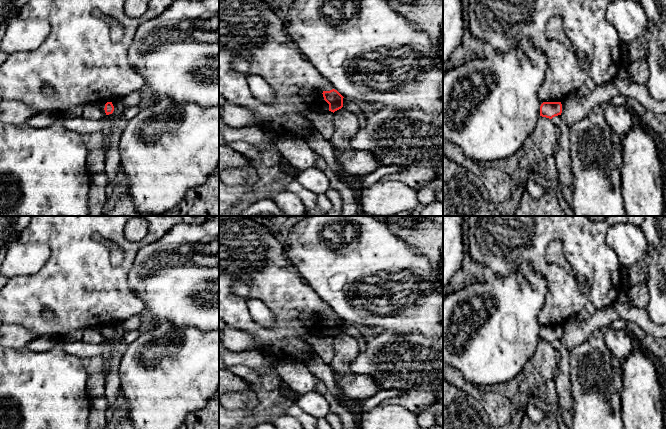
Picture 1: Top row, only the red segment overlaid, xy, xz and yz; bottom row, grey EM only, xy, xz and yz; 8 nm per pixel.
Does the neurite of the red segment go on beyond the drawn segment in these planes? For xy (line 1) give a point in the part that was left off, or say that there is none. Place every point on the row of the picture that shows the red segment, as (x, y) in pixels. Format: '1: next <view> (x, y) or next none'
1: next none

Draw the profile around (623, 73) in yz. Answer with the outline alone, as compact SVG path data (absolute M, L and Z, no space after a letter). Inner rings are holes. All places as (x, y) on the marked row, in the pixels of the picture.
M624 63L623 66L620 68L618 72L618 76L623 80L627 80L627 81L632 80L631 75L628 70L628 65L626 63Z

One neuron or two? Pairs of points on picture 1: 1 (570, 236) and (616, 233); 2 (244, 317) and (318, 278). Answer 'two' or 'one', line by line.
1: two
2: two

